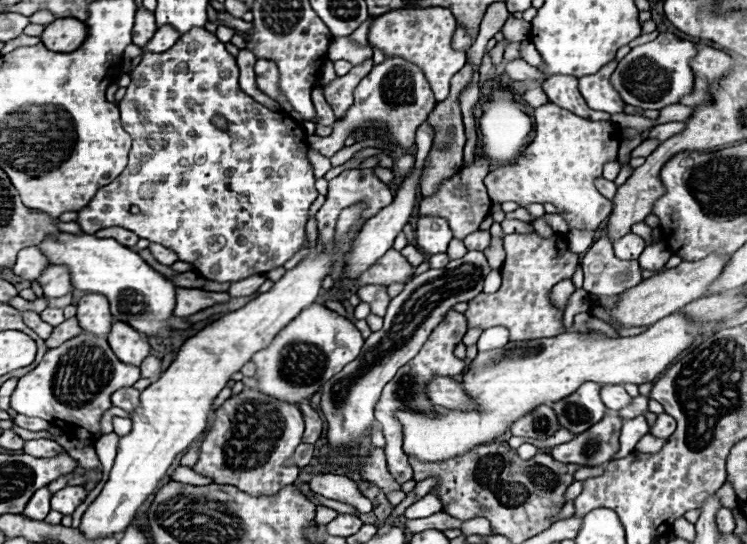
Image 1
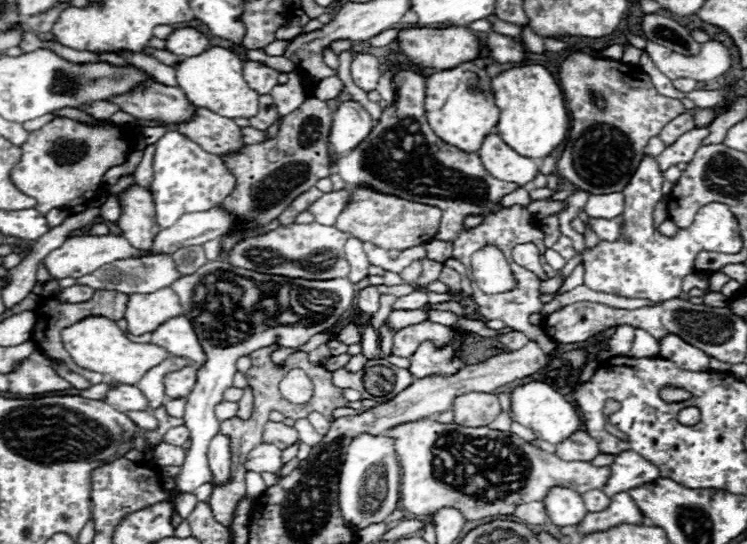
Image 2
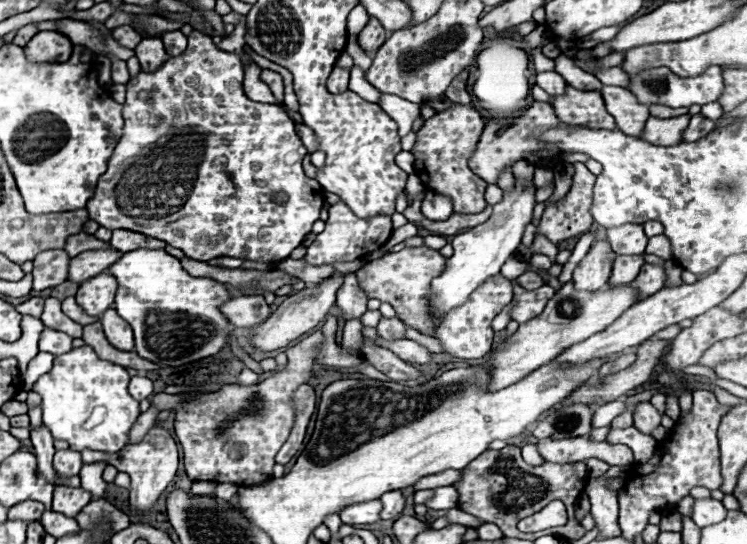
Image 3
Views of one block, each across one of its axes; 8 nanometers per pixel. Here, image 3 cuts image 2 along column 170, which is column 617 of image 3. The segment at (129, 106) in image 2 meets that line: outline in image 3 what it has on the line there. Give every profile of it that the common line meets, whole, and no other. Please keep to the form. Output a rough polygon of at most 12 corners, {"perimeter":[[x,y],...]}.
{"perimeter":[[604,86],[618,130],[640,138],[648,108],[620,86]]}

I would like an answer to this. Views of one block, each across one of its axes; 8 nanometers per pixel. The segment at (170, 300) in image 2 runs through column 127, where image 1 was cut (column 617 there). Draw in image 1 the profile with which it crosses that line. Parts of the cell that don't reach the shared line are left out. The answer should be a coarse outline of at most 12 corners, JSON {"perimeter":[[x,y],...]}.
{"perimeter":[[712,252],[620,294],[608,314],[650,326],[702,298],[730,262]]}

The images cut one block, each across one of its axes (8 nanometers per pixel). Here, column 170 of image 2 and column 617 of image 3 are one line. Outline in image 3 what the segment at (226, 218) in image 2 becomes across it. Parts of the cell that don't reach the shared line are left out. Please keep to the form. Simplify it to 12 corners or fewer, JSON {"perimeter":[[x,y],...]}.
{"perimeter":[[640,224],[608,228],[616,254],[644,254],[648,242]]}

